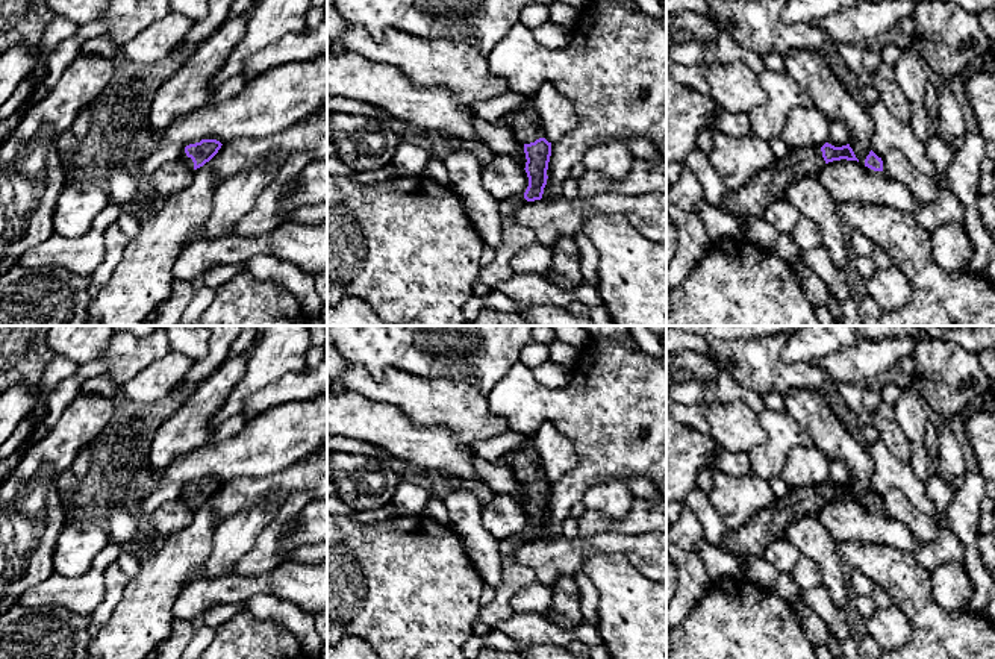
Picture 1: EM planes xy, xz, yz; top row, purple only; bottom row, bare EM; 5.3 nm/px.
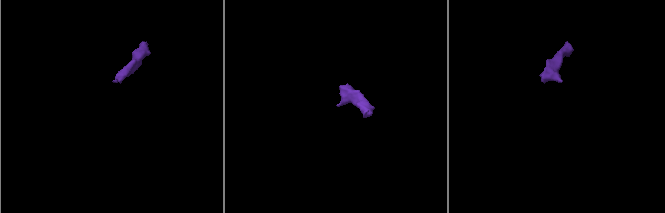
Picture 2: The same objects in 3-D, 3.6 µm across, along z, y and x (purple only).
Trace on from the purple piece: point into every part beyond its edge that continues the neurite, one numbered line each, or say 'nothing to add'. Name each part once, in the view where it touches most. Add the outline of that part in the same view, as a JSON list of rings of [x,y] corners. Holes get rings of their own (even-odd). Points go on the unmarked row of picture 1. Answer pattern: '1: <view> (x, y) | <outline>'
1: xz (524, 462) | [[[529,435],[529,441],[500,459],[506,467],[509,467],[515,479],[524,485],[544,477],[544,470],[538,451],[533,445],[533,438]]]

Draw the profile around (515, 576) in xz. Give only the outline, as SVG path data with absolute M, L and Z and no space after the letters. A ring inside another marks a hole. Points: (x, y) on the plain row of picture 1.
M524 535L498 541L503 580L495 588L495 598L489 604L482 606L479 612L479 620L486 623L489 627L495 627L498 623L503 623L513 615L510 600L518 591L538 583L533 570L521 565L515 557L516 550L526 544L527 539Z

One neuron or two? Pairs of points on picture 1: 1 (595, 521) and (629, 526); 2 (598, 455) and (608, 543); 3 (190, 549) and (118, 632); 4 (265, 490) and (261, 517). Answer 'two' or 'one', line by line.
1: one
2: two
3: one
4: two

